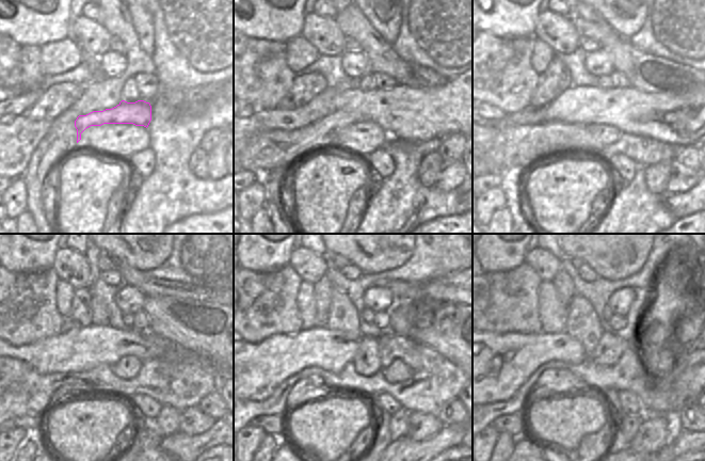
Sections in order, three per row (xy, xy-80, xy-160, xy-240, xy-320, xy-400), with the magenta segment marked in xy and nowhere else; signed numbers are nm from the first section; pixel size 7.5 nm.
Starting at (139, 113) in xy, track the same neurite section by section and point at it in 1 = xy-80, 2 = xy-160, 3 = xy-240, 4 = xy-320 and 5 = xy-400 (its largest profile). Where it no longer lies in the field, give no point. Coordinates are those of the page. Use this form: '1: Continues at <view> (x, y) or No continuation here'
1: Continues at xy-80 (275, 148)
2: Continues at xy-160 (518, 147)
3: Continues at xy-240 (21, 376)
4: Continues at xy-320 (293, 382)
5: Continues at xy-400 (530, 385)

